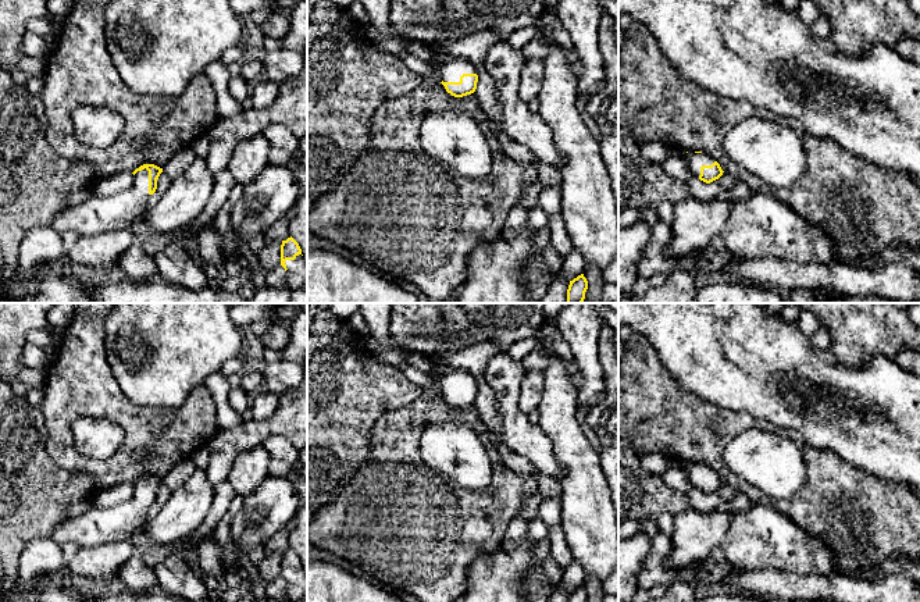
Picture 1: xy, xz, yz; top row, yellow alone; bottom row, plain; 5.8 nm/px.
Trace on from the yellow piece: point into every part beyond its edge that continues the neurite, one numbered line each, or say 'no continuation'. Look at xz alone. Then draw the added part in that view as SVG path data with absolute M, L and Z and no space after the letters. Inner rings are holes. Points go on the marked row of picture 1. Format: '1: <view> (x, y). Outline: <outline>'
1: xz (452, 71). Outline: M454 57L441 67L441 78L443 82L460 82L463 74L477 74L477 68L461 57Z

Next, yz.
1: yz (695, 160). Outline: M688 152L684 158L695 178L699 178L702 165L712 165L714 163L714 160L706 153Z

